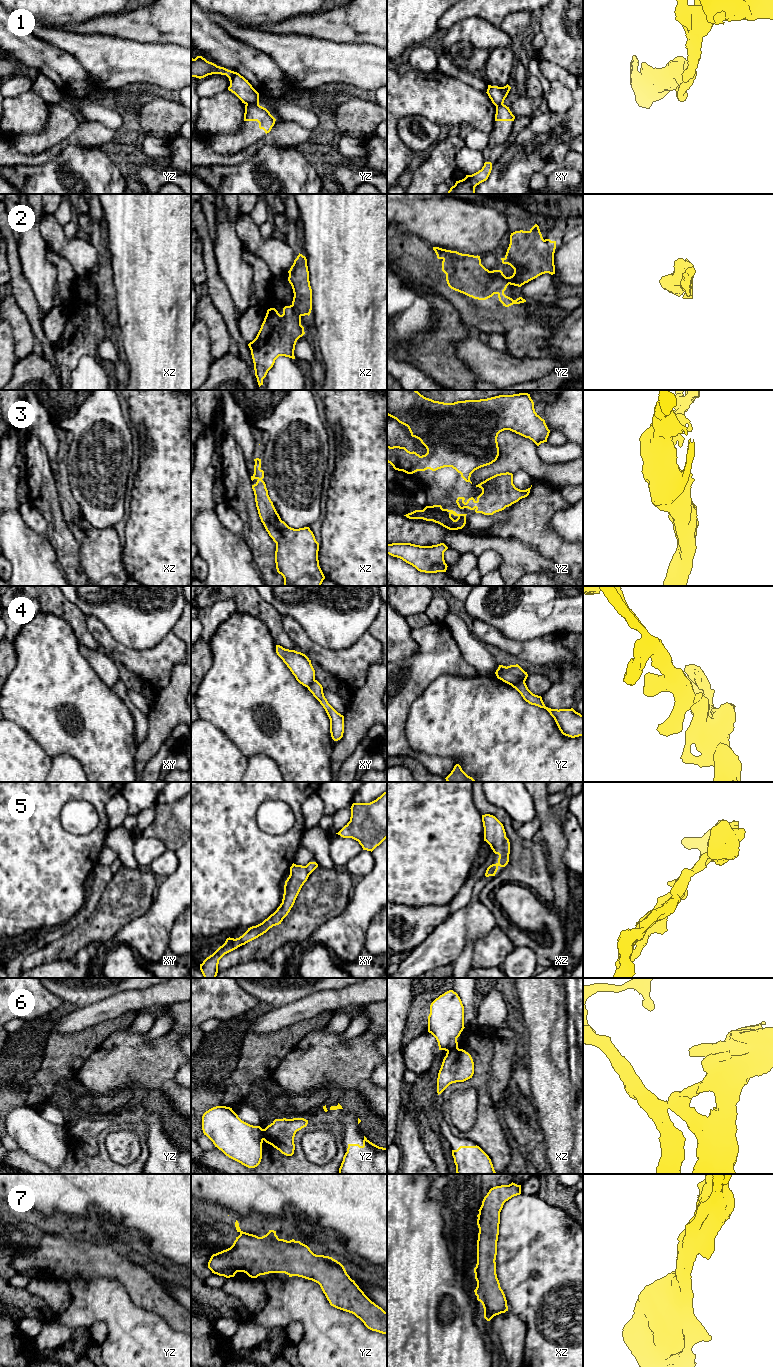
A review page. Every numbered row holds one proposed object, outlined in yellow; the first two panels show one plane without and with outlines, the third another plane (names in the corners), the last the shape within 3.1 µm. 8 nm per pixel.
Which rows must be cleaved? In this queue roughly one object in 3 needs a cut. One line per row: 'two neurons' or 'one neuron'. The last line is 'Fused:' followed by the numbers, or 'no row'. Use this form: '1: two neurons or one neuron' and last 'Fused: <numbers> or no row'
1: two neurons
2: two neurons
3: one neuron
4: two neurons
5: one neuron
6: two neurons
7: one neuron
Fused: 1, 2, 4, 6

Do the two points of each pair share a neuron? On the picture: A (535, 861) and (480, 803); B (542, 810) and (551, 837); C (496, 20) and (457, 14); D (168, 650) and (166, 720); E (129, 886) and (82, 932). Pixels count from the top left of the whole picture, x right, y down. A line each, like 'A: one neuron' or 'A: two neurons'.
A: one neuron
B: one neuron
C: one neuron
D: two neurons
E: one neuron

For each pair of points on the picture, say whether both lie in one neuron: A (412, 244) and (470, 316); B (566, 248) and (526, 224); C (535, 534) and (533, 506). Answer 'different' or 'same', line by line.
A: same
B: same
C: same

